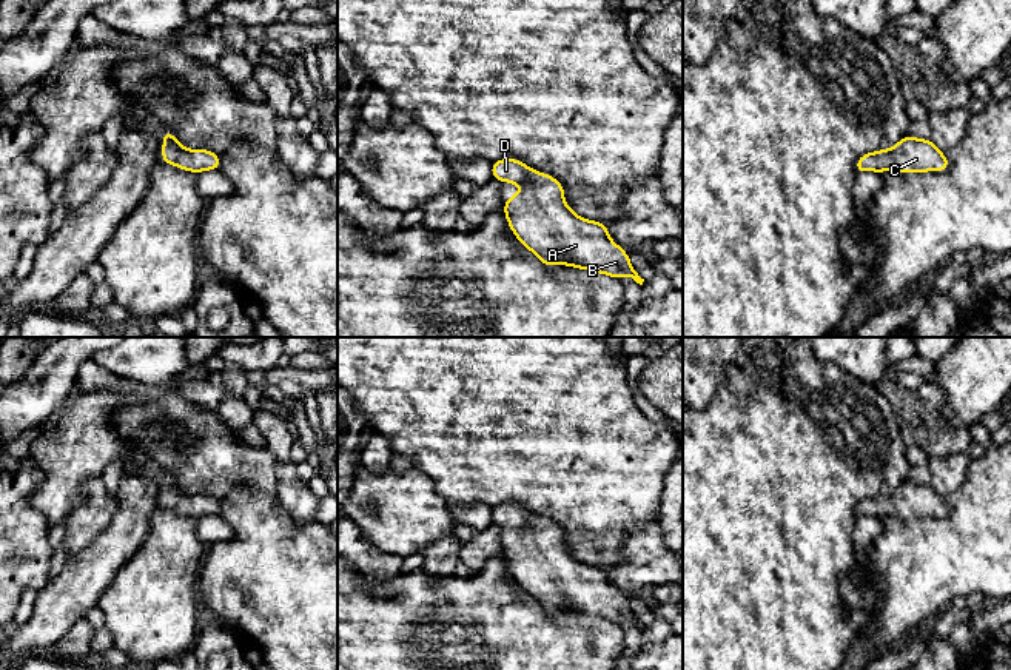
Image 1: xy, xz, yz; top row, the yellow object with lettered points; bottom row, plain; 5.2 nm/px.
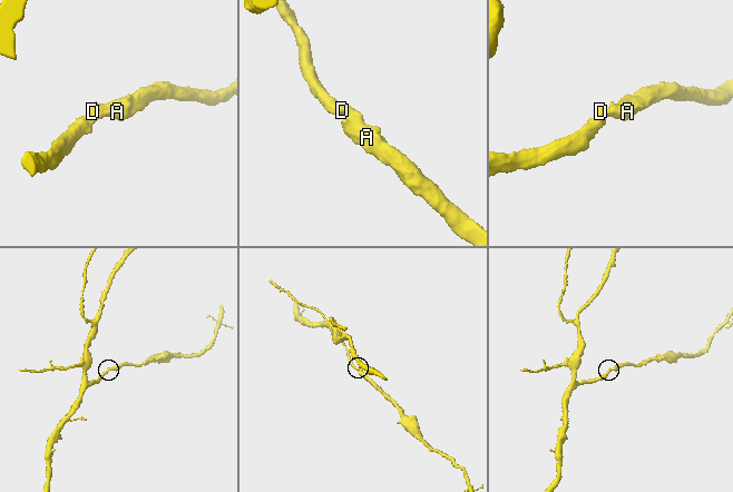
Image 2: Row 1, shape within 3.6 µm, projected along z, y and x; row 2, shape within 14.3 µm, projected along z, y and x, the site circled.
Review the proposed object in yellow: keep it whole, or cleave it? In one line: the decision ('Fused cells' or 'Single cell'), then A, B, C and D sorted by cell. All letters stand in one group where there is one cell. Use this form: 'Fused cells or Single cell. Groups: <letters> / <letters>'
Single cell. Groups: A B C D

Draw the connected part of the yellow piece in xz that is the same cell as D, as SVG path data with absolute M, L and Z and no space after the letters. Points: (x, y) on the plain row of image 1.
M518 504L492 508L492 524L518 528L522 536L504 547L515 582L547 611L569 610L618 624L626 619L643 630L629 598L616 590L607 570L587 565L564 548L564 531Z

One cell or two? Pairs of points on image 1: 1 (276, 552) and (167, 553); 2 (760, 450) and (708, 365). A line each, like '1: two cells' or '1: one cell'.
1: two cells
2: two cells

